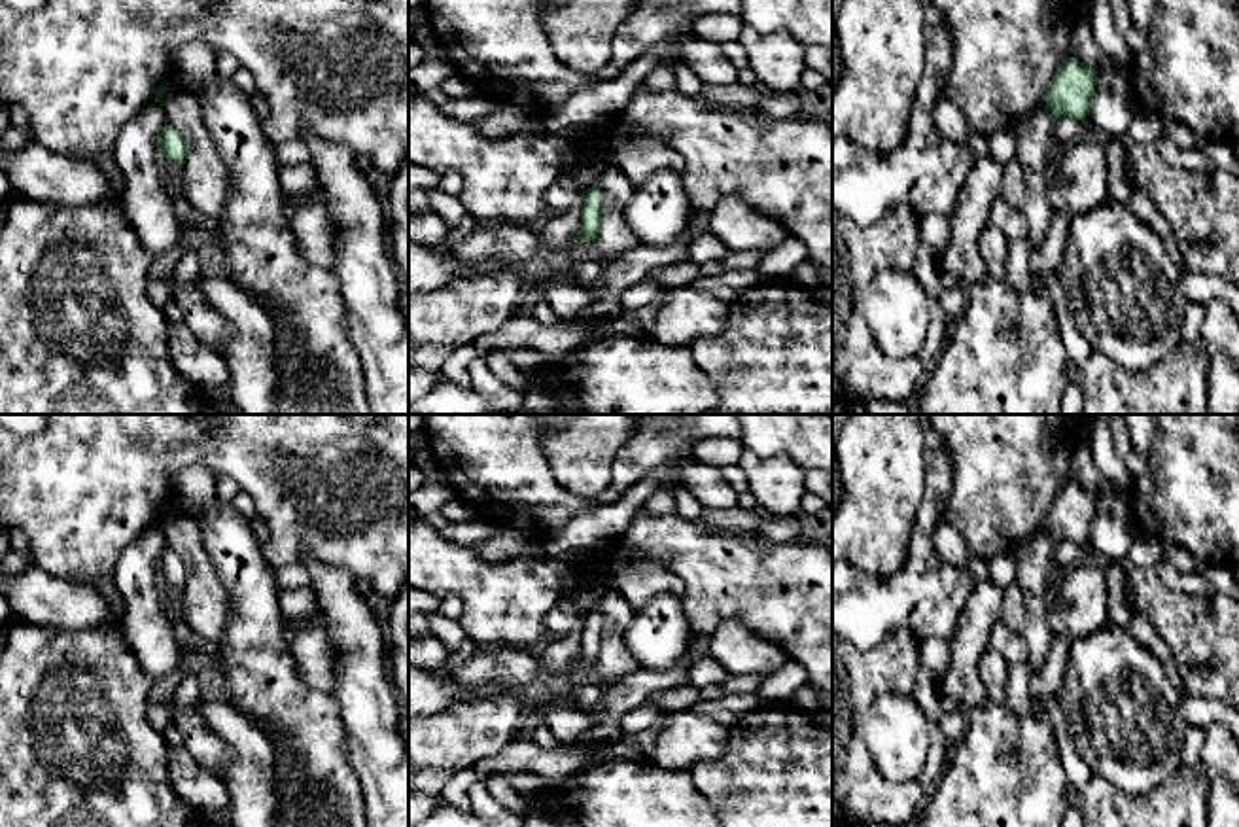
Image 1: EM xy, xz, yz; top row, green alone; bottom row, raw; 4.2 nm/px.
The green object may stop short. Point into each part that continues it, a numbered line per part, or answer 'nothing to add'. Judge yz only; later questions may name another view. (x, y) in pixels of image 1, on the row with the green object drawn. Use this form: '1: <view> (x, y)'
nothing to add

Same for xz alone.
nothing to add

